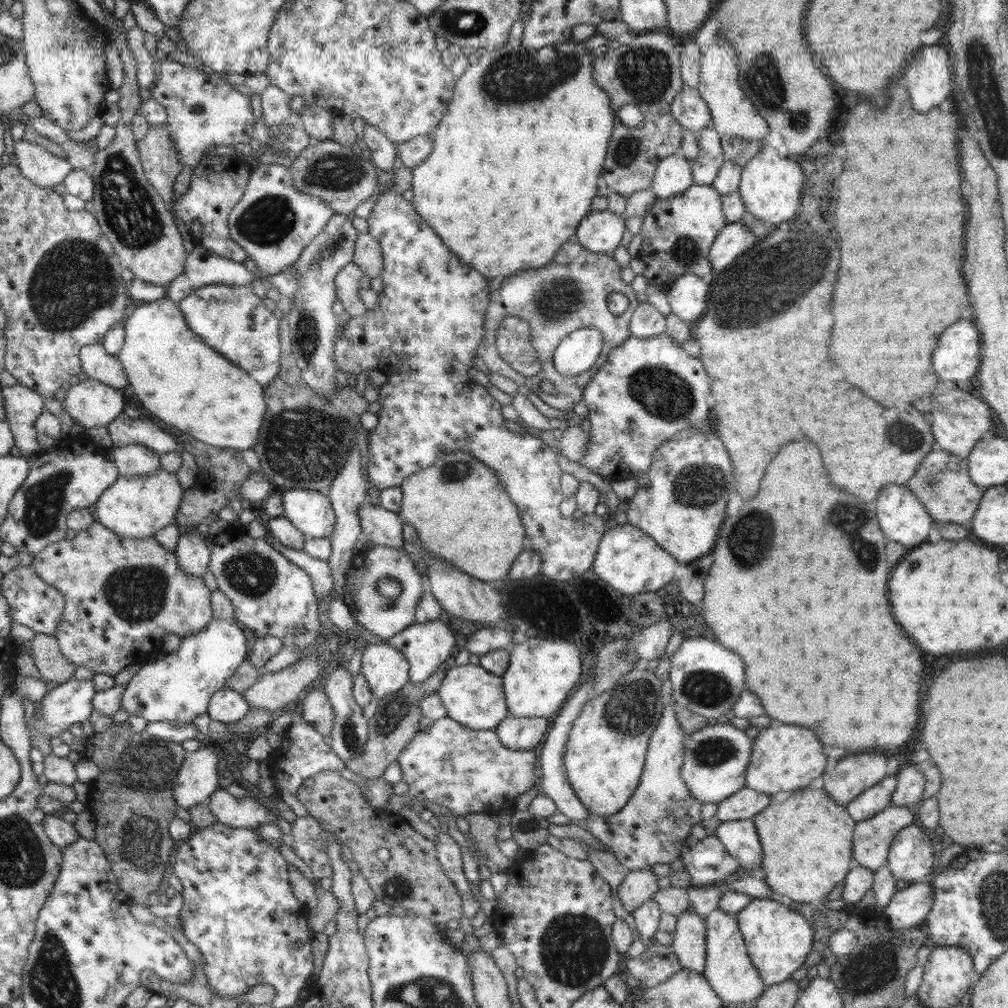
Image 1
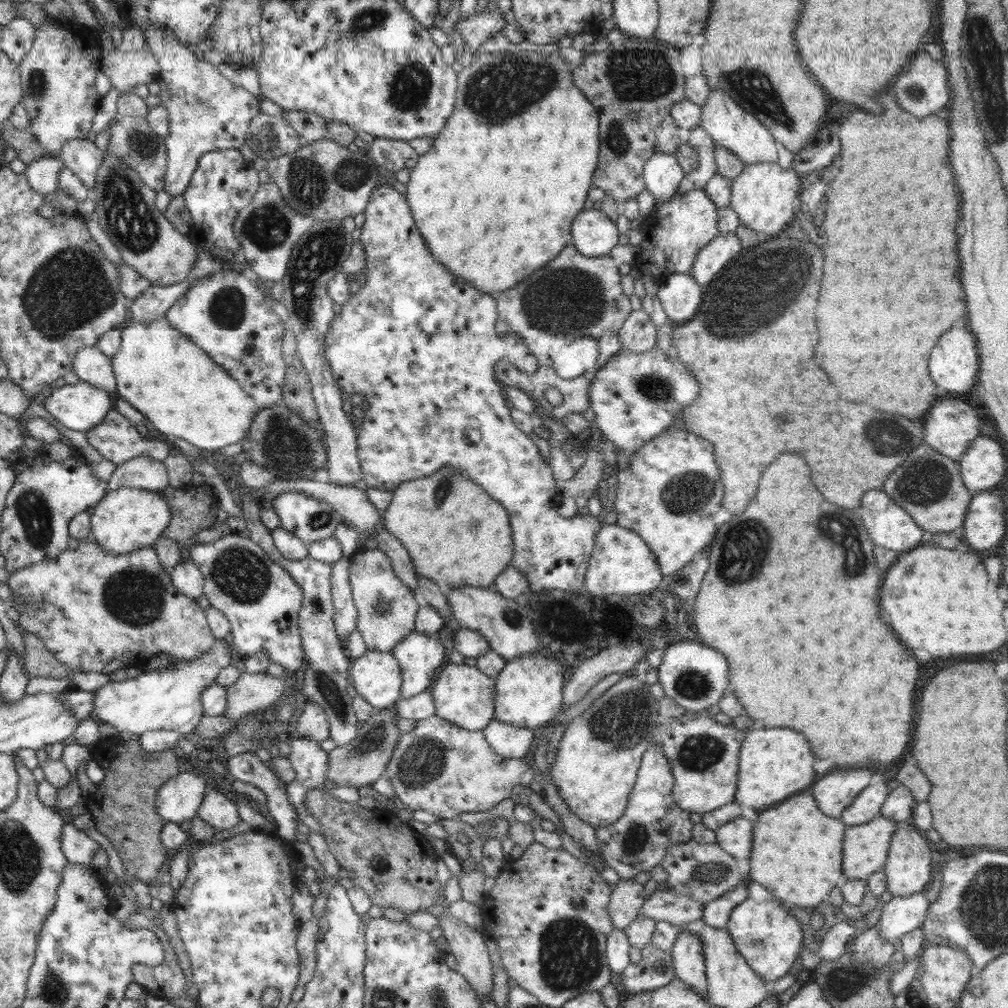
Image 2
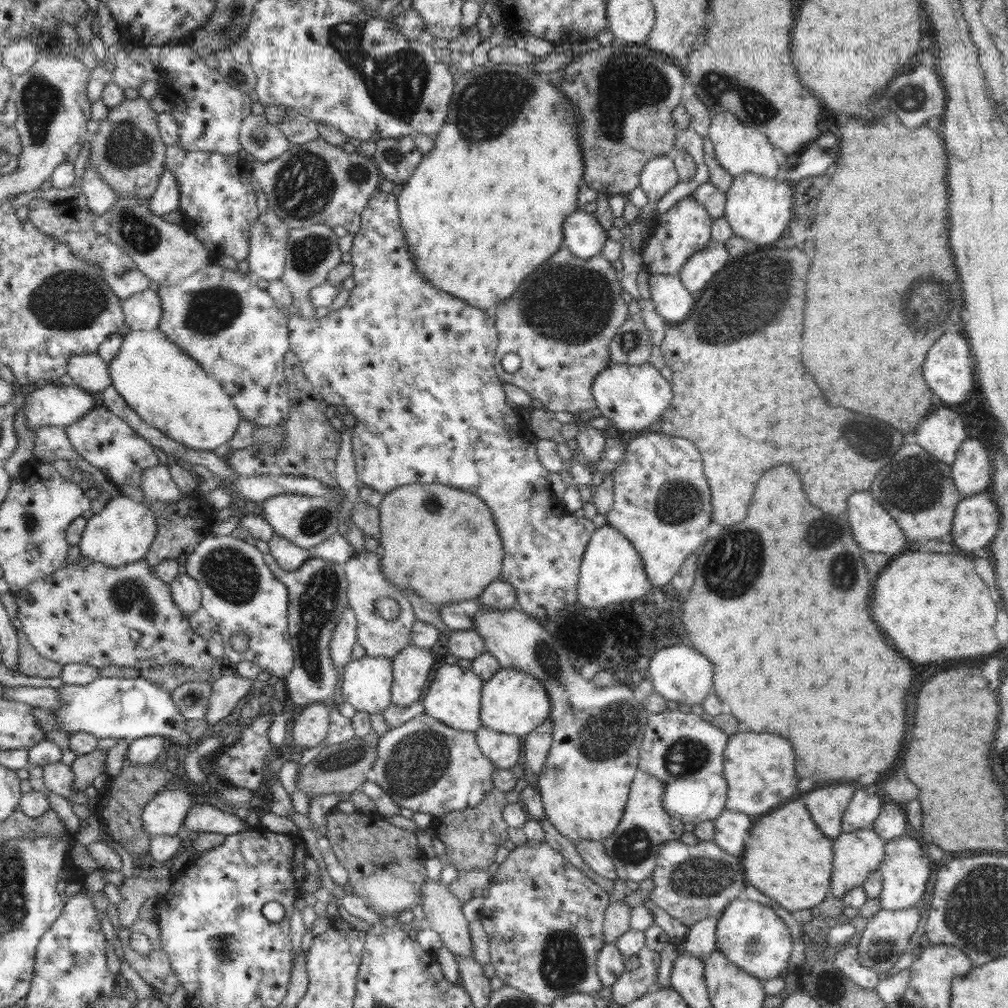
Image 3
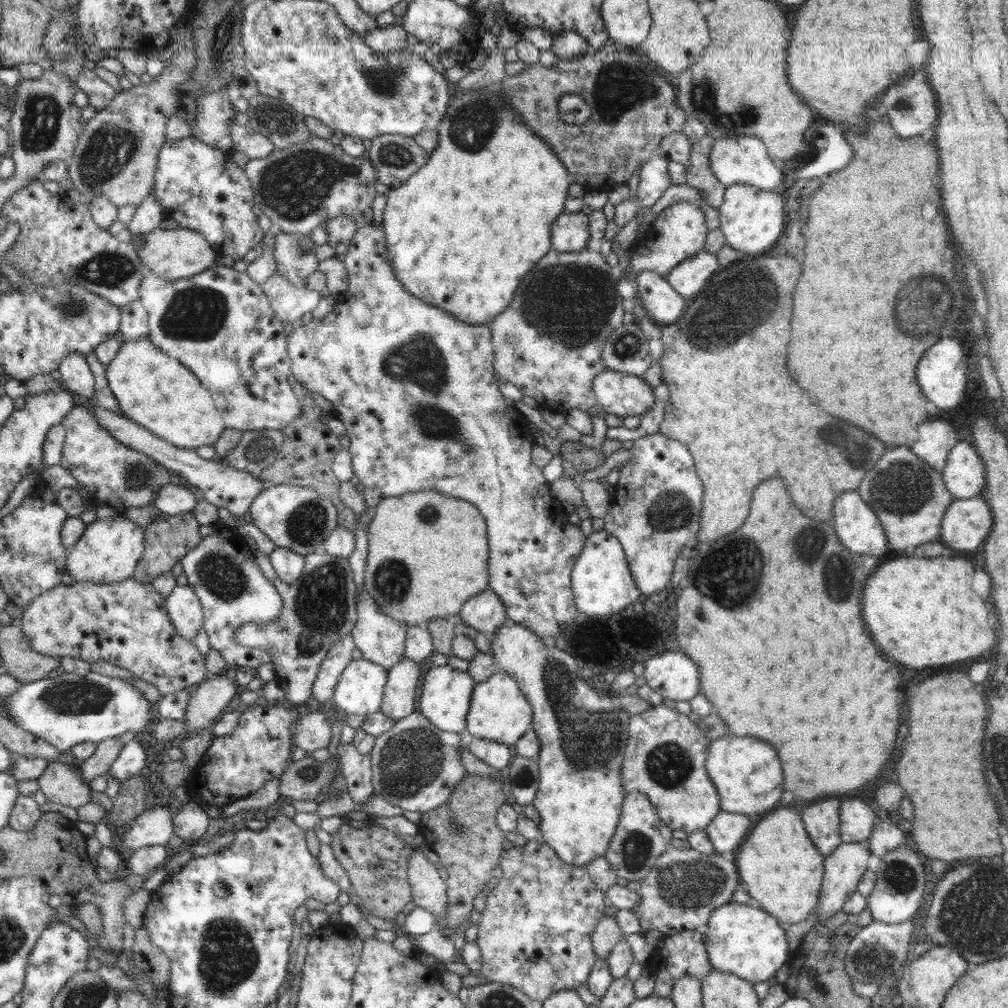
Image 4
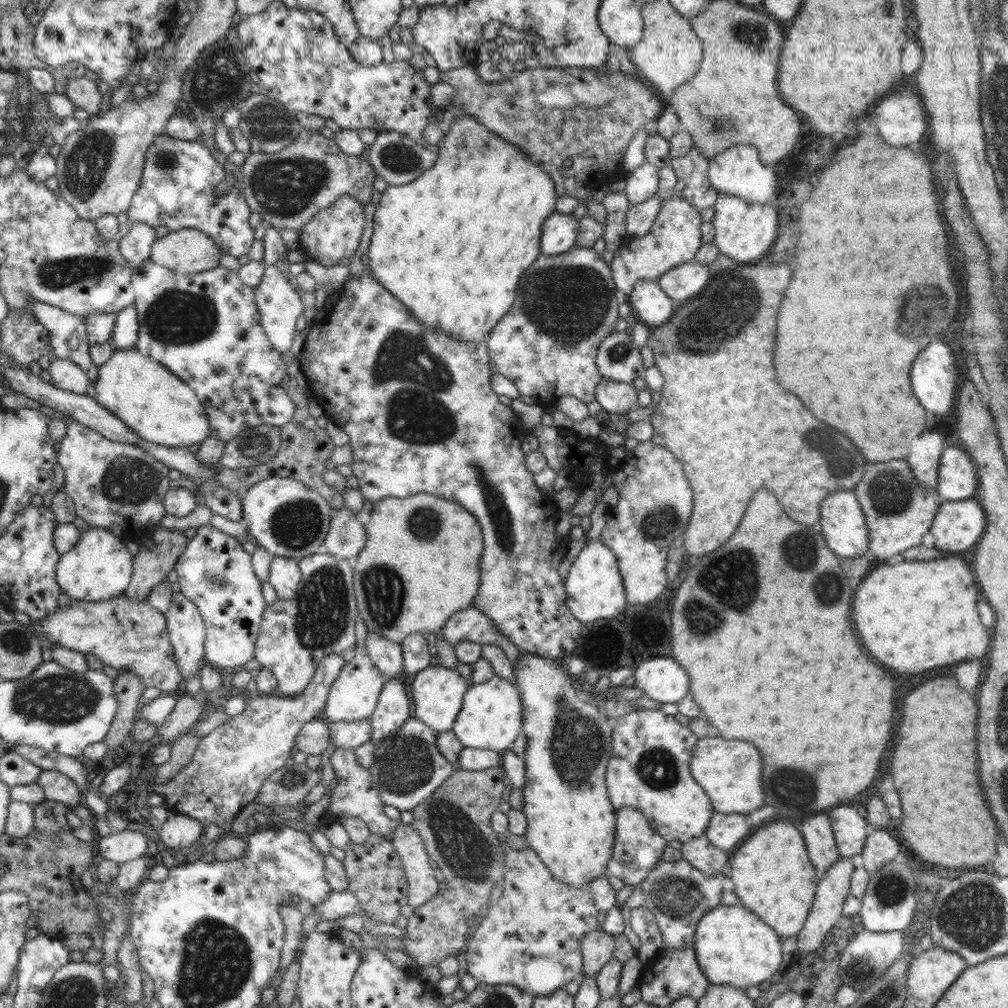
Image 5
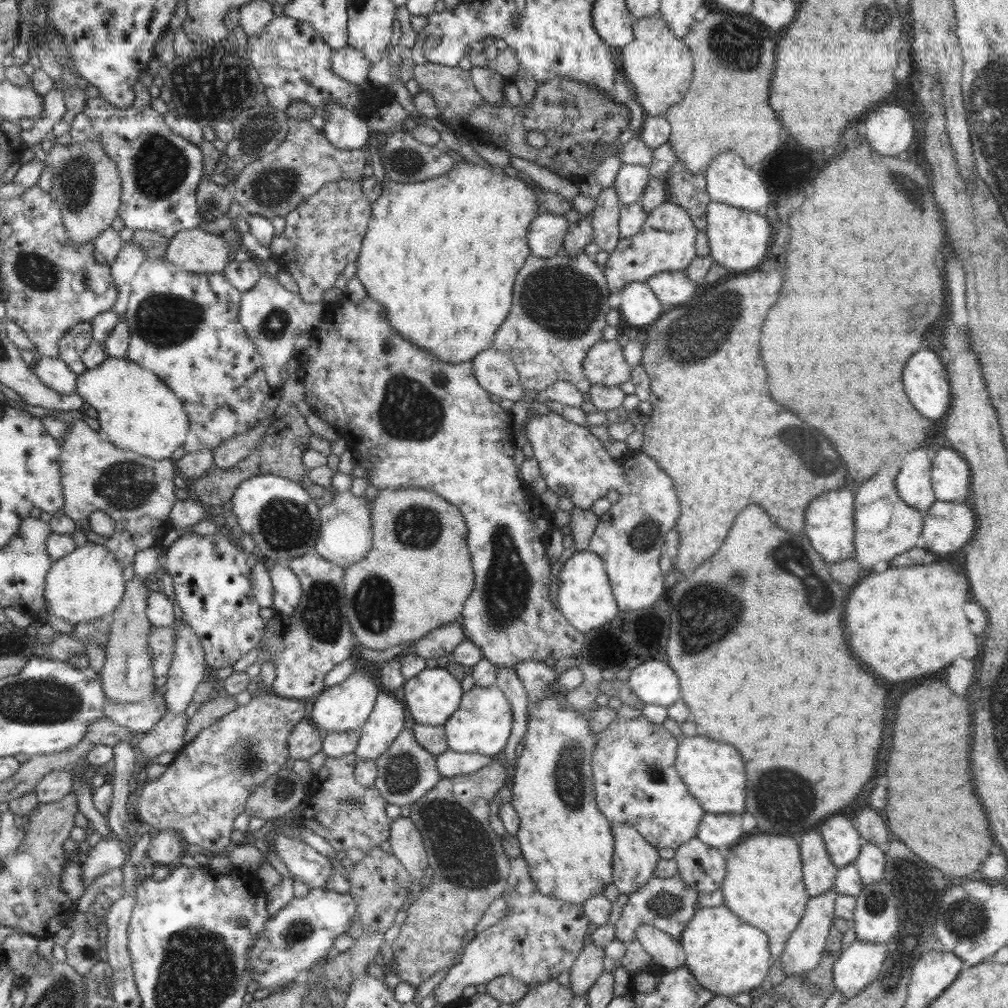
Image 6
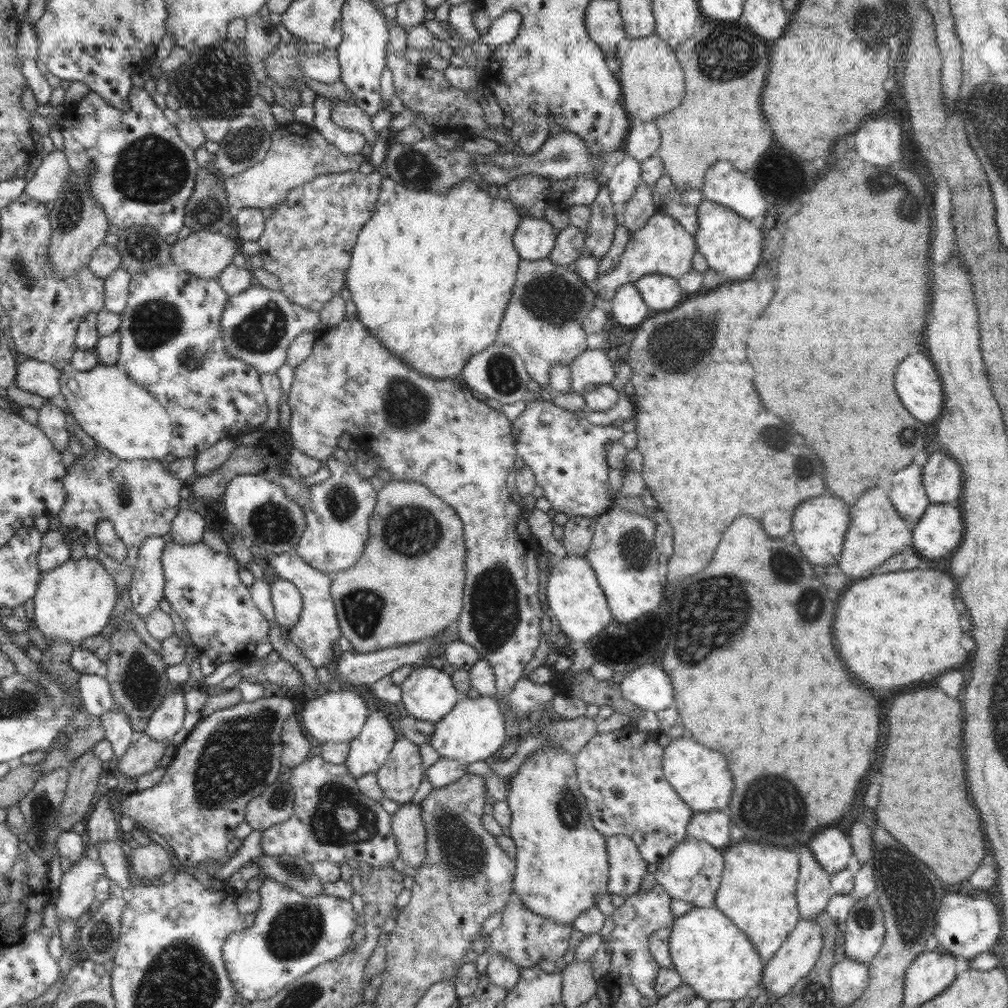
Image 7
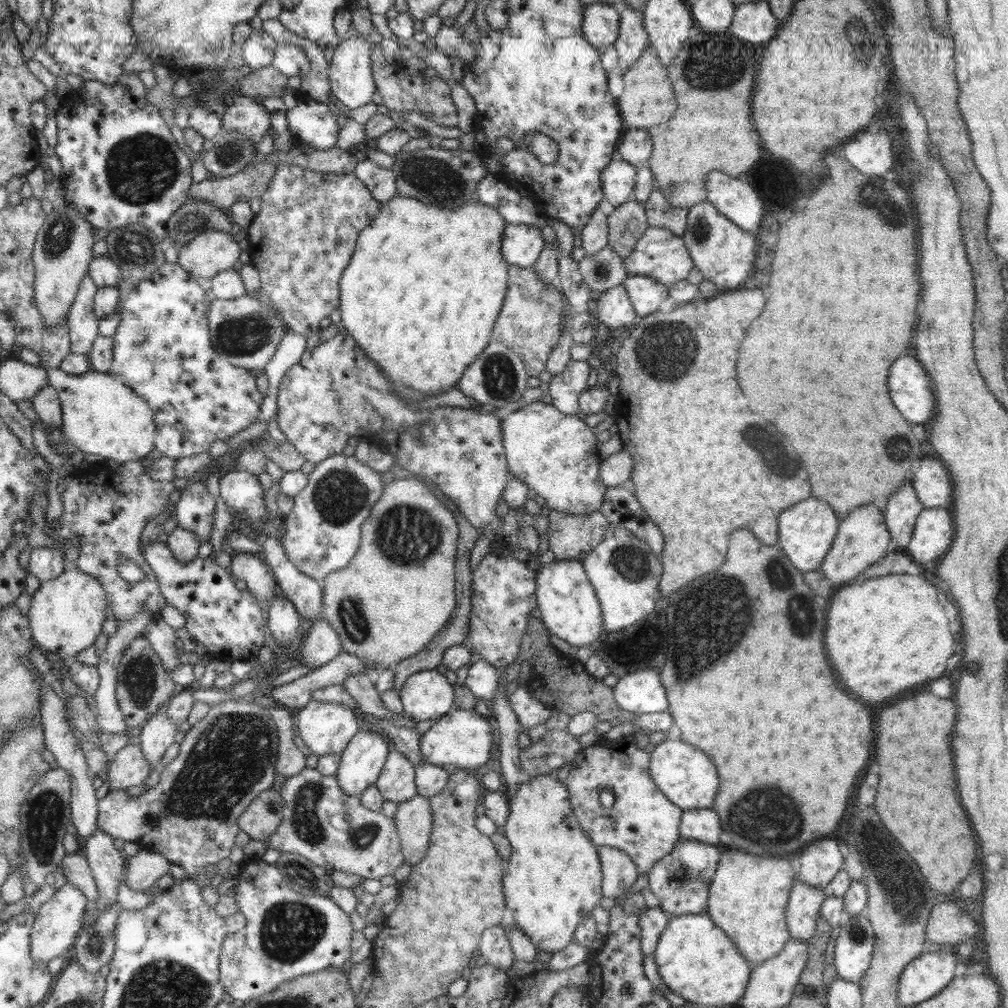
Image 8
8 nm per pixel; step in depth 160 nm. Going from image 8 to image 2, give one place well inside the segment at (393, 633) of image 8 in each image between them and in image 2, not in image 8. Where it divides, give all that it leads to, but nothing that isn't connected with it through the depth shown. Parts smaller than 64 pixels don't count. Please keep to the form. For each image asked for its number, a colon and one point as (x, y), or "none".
2: (457, 535)
3: (441, 542)
4: (427, 556)
5: (420, 565)
6: (416, 577)
7: (407, 587)

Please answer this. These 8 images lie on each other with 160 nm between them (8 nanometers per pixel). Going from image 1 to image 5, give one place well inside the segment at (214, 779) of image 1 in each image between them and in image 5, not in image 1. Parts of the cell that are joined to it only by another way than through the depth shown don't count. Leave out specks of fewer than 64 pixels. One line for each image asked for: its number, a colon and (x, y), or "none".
2: (178, 799)
3: (164, 814)
4: (154, 826)
5: (131, 843)

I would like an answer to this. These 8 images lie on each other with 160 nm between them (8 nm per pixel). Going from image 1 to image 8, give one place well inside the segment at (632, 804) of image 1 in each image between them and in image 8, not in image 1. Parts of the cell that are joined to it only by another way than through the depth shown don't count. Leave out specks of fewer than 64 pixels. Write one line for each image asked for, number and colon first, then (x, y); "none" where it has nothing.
2: (652, 821)
3: (645, 825)
4: (641, 837)
5: (637, 848)
6: (634, 861)
7: (627, 868)
8: (619, 872)

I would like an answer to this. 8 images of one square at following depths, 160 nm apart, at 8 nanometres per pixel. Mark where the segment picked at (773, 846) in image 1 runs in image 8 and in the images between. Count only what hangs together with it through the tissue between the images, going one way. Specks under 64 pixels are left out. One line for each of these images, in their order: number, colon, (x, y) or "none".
2: (796, 853)
3: (786, 857)
4: (783, 871)
5: (773, 877)
6: (764, 887)
7: (757, 892)
8: (748, 897)

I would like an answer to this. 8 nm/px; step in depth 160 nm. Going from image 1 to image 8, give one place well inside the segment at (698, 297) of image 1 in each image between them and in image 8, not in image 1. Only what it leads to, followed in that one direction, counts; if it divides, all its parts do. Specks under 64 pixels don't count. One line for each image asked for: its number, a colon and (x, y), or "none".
2: (680, 296)
3: (672, 300)
4: (663, 304)
5: (652, 305)
6: (639, 306)
7: (628, 308)
8: (614, 308)

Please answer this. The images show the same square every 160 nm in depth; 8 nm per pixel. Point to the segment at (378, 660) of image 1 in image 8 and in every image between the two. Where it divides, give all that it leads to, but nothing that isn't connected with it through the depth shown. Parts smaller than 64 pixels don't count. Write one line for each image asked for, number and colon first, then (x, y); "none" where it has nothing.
2: (376, 676)
3: (365, 683)
4: (360, 691)
5: (353, 696)
6: (346, 706)
7: (339, 717)
8: (326, 728)

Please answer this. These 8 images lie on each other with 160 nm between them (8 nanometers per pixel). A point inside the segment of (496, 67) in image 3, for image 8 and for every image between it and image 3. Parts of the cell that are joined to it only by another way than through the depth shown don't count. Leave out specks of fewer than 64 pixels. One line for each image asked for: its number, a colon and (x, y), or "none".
4: (461, 233)
5: (451, 245)
6: (441, 256)
7: (431, 275)
8: (422, 292)

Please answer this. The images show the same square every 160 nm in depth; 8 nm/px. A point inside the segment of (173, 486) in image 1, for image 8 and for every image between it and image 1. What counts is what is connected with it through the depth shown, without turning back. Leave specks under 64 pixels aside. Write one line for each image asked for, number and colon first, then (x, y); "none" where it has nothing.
2: (126, 519)
3: (123, 531)
4: (108, 551)
5: (99, 567)
6: (86, 584)
7: (74, 601)
8: (66, 615)

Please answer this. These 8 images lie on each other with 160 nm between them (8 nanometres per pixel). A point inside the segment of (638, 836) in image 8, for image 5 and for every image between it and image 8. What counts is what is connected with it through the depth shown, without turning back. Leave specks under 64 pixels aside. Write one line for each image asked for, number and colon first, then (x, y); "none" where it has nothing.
5: (648, 770)
6: (636, 782)
7: (619, 773)

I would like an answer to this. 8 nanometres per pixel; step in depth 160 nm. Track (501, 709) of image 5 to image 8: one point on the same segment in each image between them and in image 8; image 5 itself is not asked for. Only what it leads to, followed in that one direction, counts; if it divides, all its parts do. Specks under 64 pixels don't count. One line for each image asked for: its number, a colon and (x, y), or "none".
6: (483, 722)
7: (474, 729)
8: (461, 737)

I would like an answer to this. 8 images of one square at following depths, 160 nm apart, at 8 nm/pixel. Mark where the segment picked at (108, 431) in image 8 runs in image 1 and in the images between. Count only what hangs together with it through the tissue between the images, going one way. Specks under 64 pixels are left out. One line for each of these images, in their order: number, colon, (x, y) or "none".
1: (180, 381)
2: (156, 363)
3: (169, 390)
4: (154, 390)
5: (146, 396)
6: (137, 412)
7: (121, 417)

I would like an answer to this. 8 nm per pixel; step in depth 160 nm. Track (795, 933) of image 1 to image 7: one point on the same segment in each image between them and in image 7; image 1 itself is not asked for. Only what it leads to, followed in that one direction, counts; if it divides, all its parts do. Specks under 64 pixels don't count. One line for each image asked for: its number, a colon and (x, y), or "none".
2: (770, 939)
3: (752, 936)
4: (743, 940)
5: (733, 946)
6: (725, 955)
7: (711, 954)

